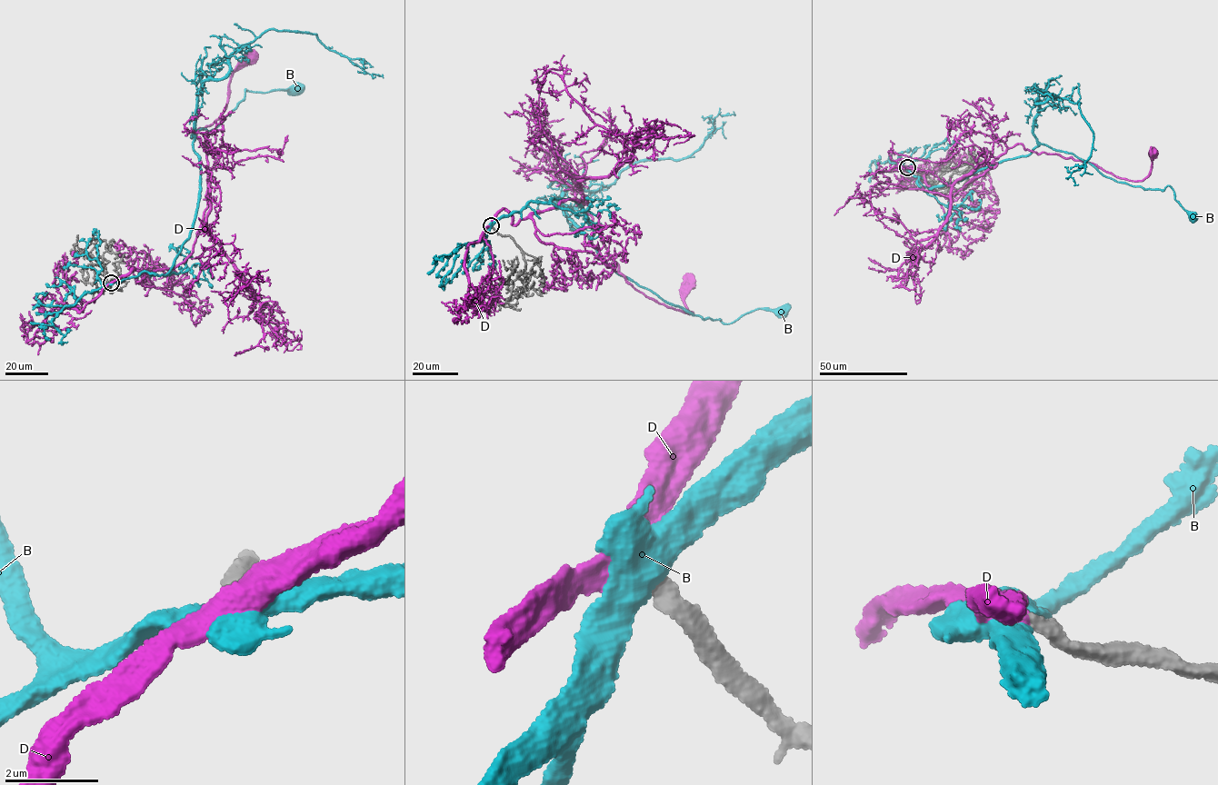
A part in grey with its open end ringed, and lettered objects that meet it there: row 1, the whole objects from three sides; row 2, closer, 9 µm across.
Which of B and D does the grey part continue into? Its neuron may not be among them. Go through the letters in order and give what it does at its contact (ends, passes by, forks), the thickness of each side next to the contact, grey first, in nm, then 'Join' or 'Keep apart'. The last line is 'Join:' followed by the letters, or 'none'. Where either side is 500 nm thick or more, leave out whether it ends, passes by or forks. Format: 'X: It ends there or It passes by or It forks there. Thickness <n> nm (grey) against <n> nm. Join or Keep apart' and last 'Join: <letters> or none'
B: Thickness 400 nm (grey) against 500 nm. Keep apart
D: It passes by. Thickness 400 nm (grey) against 400 nm. Join
Join: D

